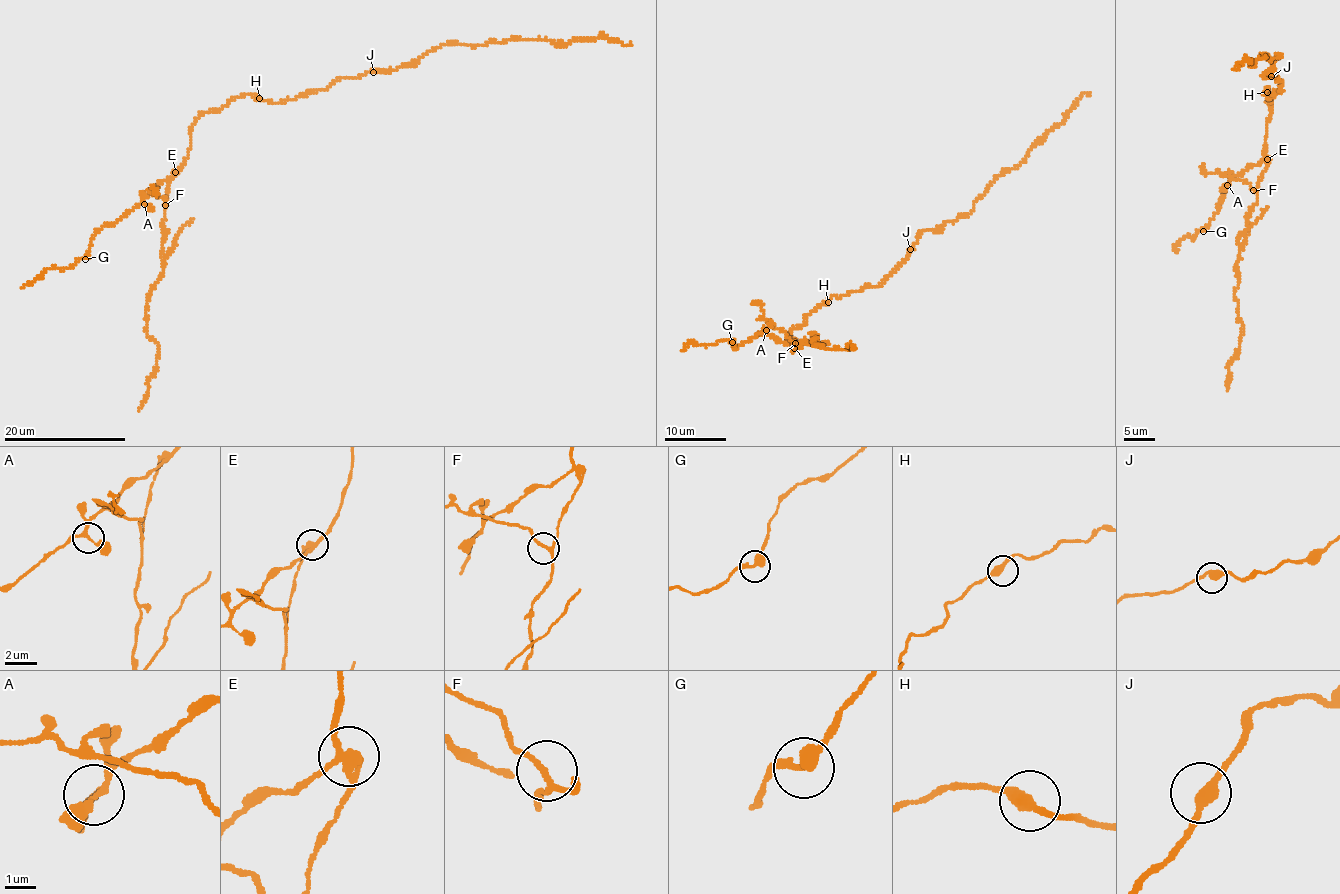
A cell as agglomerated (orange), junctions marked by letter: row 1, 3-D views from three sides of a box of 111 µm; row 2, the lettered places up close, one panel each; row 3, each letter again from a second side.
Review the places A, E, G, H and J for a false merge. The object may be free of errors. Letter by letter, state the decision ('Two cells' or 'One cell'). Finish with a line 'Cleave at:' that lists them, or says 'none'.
A: One cell
E: Two cells
G: One cell
H: One cell
J: One cell
Cleave at: E

